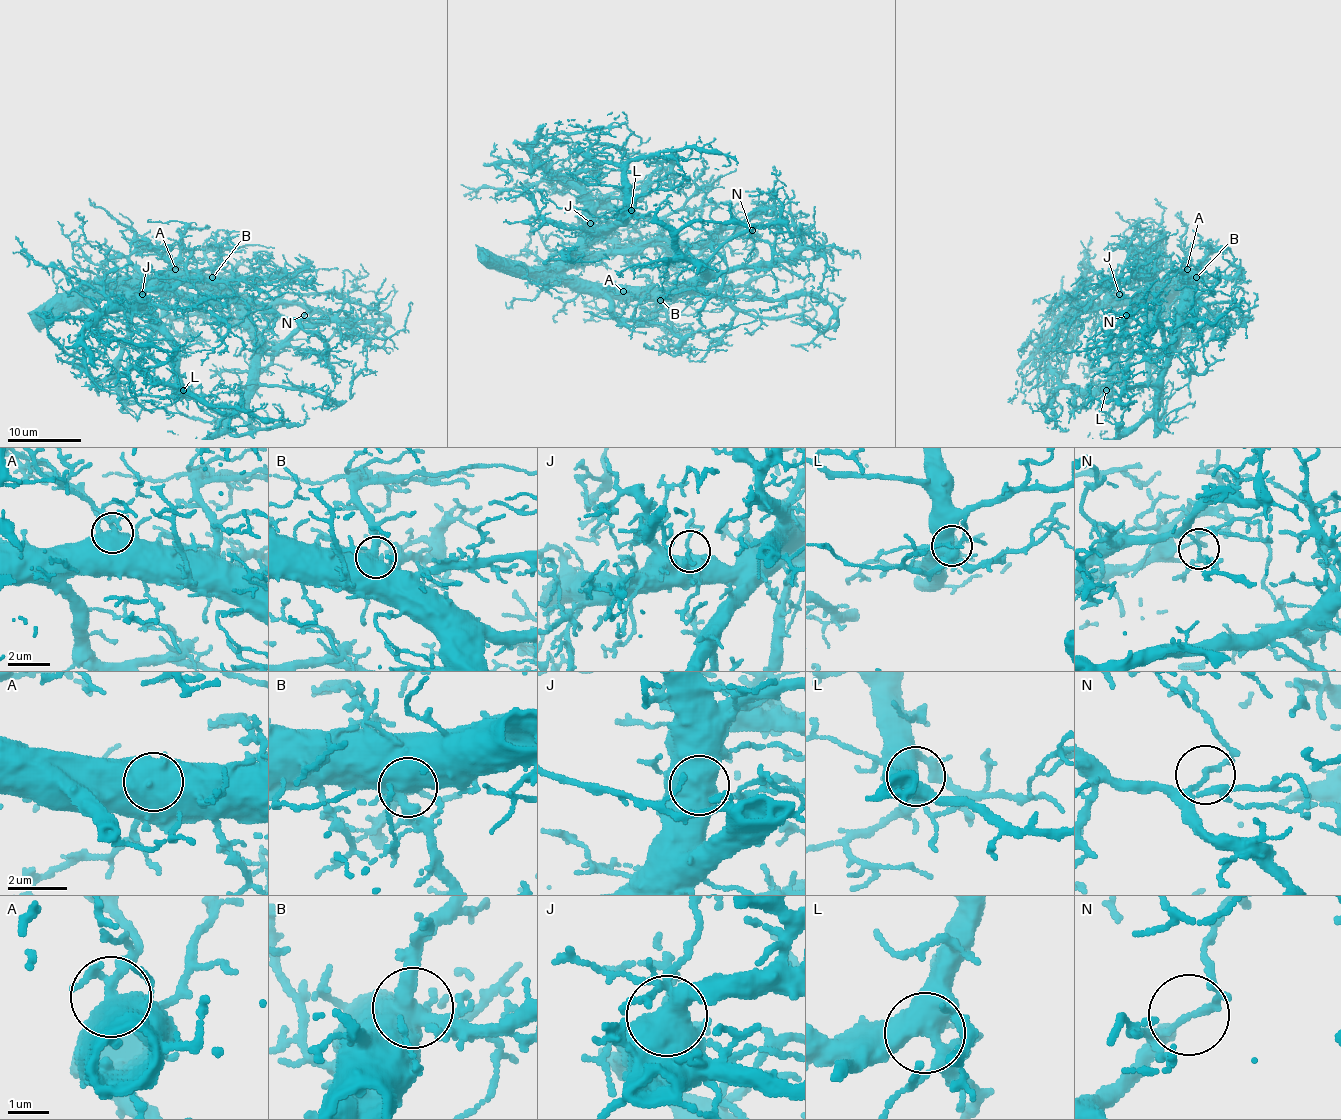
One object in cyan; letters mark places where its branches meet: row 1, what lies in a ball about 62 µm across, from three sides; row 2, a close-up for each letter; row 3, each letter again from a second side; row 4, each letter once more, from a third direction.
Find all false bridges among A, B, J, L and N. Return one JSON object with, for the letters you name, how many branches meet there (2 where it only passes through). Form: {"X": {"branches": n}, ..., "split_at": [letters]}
{"split_at": []}

